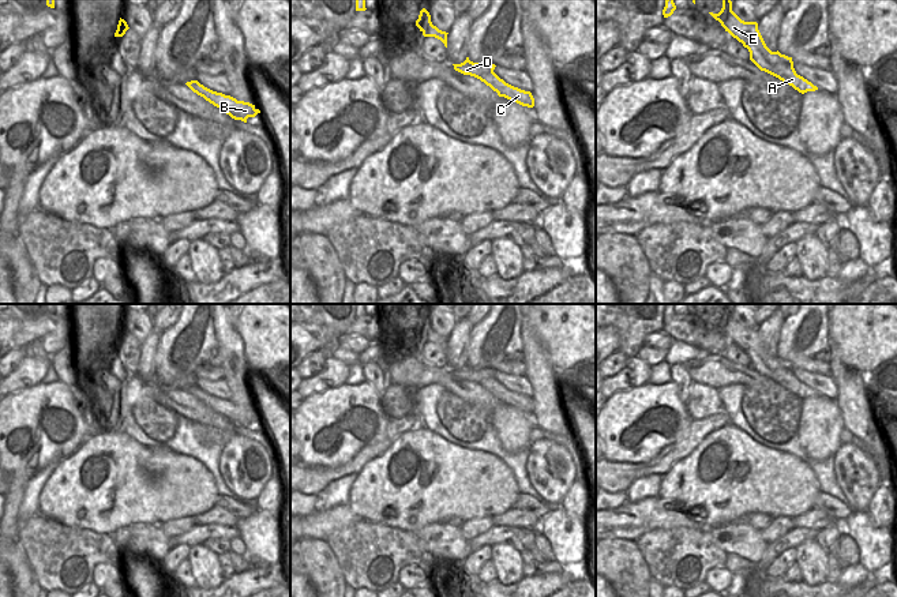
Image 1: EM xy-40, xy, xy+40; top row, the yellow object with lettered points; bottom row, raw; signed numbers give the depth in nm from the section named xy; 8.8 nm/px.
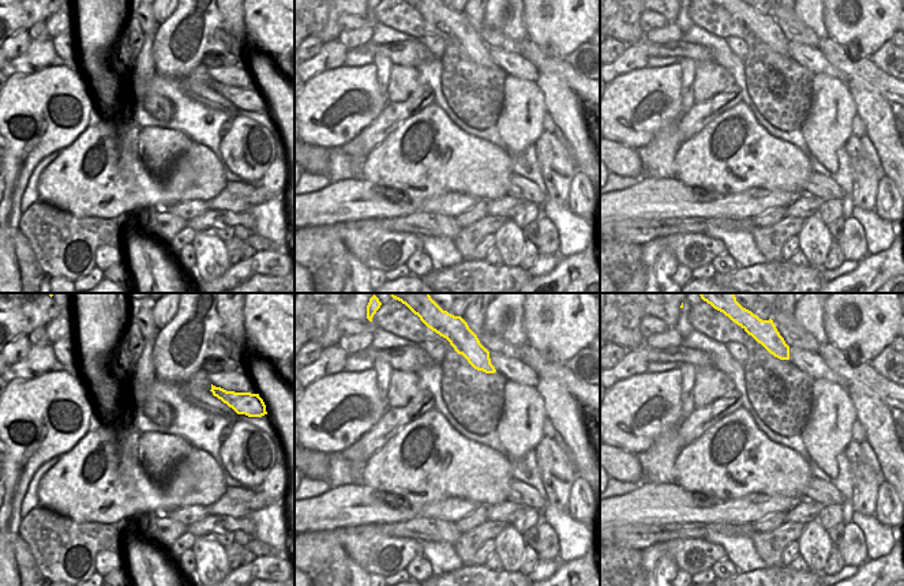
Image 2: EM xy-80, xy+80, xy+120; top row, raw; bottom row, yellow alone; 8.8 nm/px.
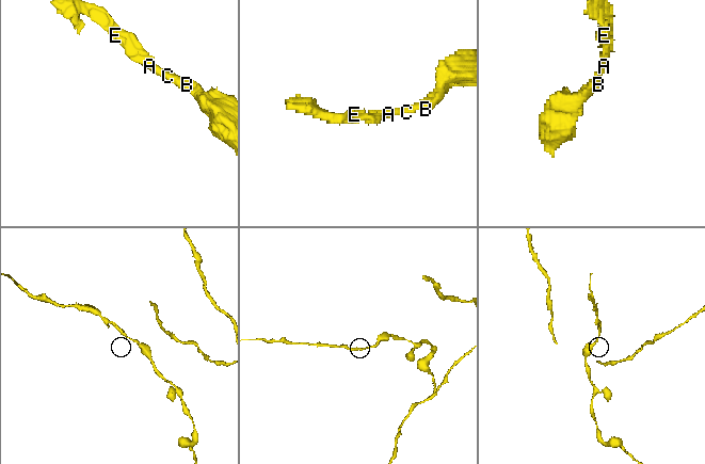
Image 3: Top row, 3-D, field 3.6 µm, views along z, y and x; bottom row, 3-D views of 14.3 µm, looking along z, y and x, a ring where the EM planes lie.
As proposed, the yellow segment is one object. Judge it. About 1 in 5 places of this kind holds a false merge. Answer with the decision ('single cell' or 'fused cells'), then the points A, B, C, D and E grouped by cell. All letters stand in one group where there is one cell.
single cell; groups A B C D E

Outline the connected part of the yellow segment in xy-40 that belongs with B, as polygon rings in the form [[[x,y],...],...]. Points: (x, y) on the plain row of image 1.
[[[191,386],[187,387],[185,390],[194,398],[203,402],[214,412],[222,414],[226,420],[229,420],[234,425],[241,425],[247,428],[248,423],[255,423],[258,418],[260,418],[260,416],[256,414],[255,410],[244,406],[237,406],[236,403],[230,401],[225,401],[222,398],[213,397],[204,393],[203,390],[200,390],[198,386]]]

